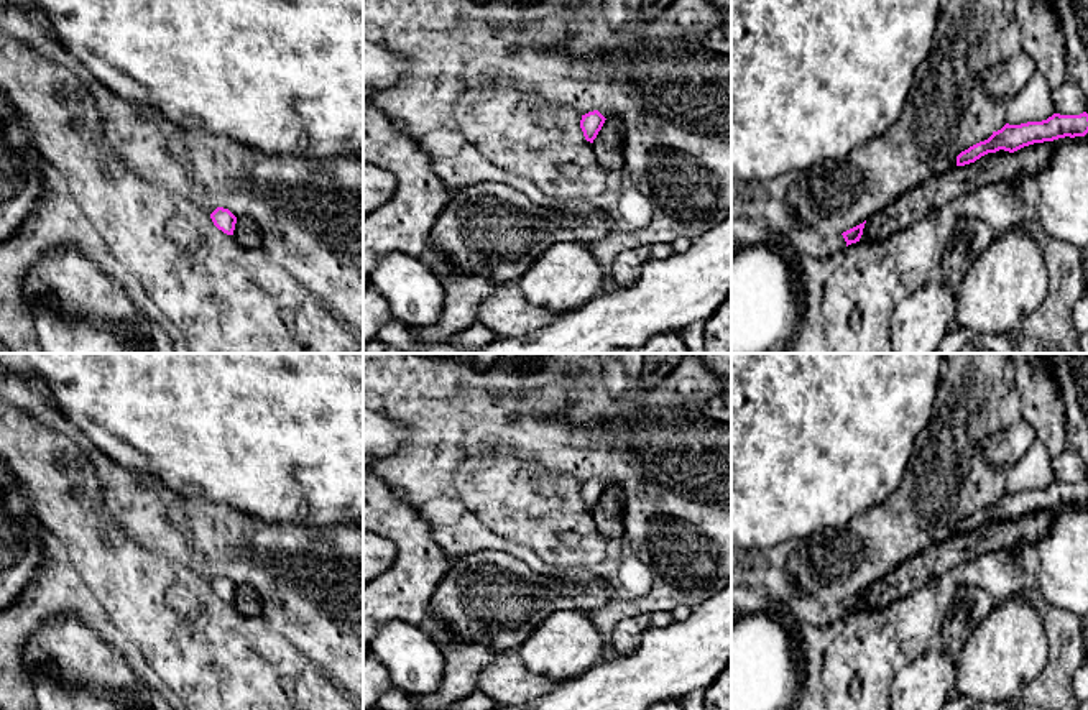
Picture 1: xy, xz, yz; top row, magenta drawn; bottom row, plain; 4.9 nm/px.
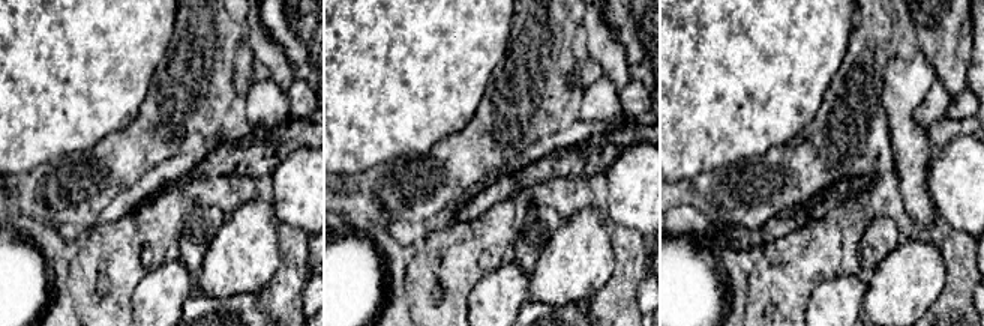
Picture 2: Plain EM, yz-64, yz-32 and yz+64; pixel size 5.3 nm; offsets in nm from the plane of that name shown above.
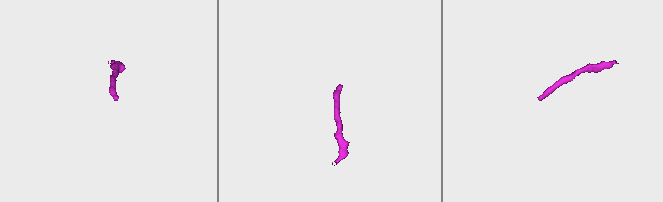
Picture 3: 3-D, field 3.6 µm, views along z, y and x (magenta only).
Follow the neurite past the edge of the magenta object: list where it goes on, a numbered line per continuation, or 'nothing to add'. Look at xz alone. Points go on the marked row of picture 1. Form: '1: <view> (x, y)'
nothing to add

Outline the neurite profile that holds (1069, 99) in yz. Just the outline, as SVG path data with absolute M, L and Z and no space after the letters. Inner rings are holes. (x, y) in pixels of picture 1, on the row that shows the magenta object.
M1067 79L1057 90L1052 90L1052 100L1055 113L1080 115L1086 112L1086 97L1072 79Z

